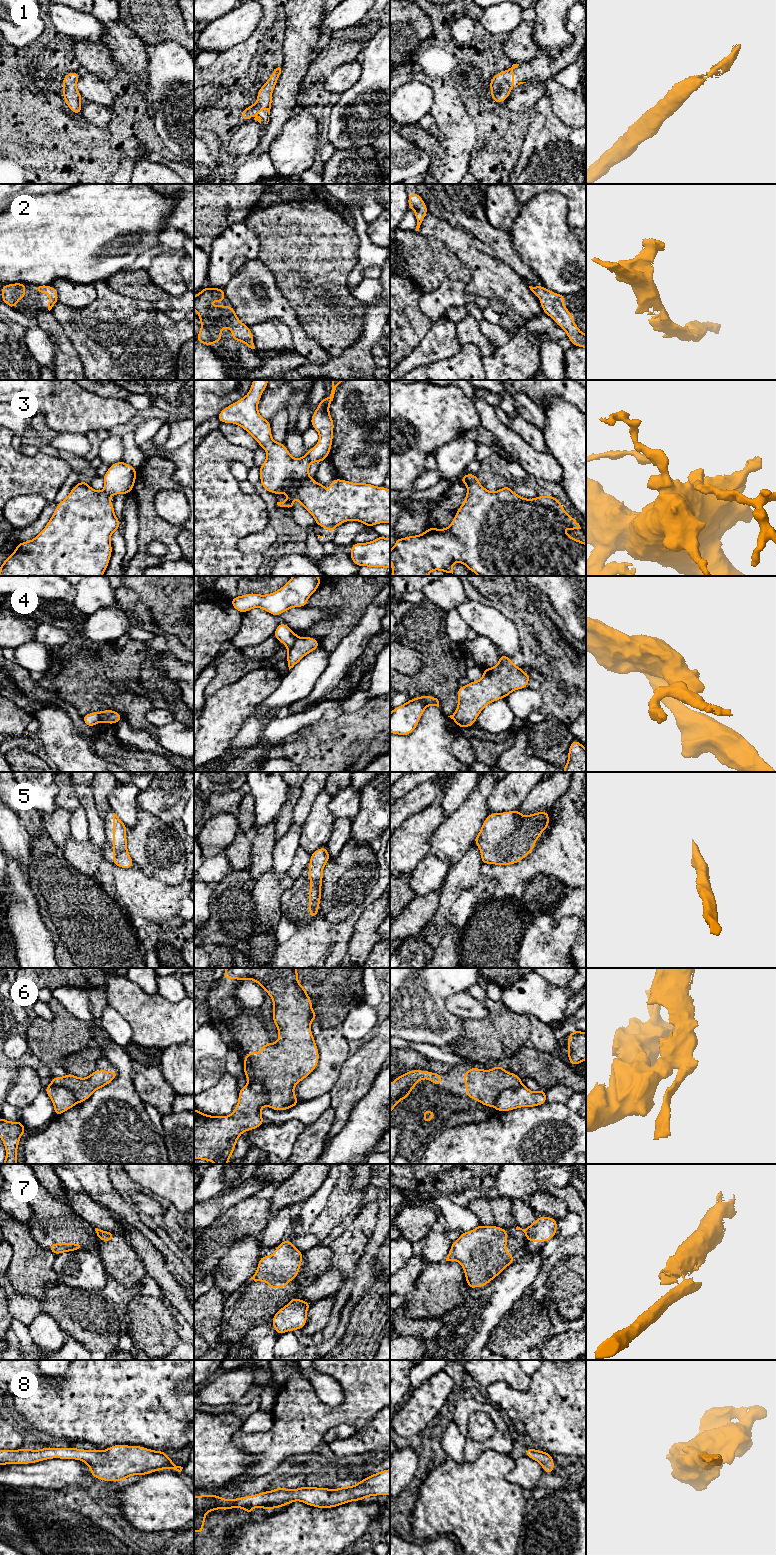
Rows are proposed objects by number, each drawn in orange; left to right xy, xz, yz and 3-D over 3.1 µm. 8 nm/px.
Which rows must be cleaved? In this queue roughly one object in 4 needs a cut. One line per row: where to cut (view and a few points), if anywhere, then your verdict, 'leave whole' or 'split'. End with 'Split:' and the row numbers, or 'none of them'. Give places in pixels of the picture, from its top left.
1: cut none; leave whole
2: cut none; leave whole
3: cut none; leave whole
4: cut xz (297, 637), (294, 644), (288, 650); split
5: cut none; leave whole
6: cut xz (248, 1083), (260, 1082), (263, 1085), (268, 1105); split
7: cut yz (524, 1229), (525, 1233); split
8: cut none; leave whole
Split: 4, 6, 7

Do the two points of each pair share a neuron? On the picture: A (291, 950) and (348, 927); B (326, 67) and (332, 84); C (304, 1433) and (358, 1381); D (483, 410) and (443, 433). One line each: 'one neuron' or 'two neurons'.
A: one neuron
B: two neurons
C: one neuron
D: two neurons

